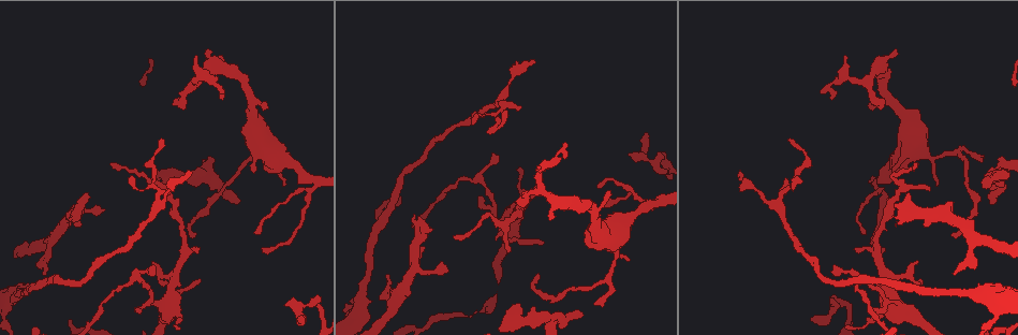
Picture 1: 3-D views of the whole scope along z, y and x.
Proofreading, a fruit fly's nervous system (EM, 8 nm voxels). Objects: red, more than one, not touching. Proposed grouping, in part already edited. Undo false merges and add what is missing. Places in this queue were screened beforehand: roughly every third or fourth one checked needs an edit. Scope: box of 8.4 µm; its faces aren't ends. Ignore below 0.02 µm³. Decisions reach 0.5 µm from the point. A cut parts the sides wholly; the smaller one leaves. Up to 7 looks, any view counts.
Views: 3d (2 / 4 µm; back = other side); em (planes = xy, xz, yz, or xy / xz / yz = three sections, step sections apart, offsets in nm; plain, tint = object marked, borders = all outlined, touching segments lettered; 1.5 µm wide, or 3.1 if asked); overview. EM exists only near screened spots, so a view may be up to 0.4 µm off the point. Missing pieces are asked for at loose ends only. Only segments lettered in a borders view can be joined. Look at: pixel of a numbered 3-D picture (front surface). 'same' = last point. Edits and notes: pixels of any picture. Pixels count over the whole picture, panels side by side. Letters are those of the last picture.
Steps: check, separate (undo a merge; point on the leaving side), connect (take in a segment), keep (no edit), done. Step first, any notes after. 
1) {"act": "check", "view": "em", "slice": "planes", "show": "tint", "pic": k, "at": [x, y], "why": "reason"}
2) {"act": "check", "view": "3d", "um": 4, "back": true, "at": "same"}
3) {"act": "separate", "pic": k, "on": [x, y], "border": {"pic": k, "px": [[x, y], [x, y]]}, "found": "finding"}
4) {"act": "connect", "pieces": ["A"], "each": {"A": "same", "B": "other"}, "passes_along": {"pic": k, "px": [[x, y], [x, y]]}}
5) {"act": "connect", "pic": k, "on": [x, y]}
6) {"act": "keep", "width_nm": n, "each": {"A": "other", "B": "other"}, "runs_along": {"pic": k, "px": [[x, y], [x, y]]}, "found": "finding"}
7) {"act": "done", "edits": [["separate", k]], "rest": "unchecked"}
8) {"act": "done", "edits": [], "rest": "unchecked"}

{"act": "check", "view": "em", "slice": "xy", "step": 4, "show": "tint", "pic": 1, "at": [365, 291]}

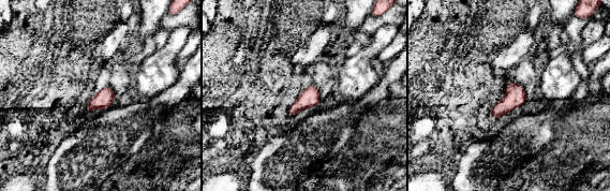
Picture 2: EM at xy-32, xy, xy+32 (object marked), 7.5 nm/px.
{"act": "check", "view": "em", "slice": "planes", "show": "borders", "at": "same", "why": "another direction"}

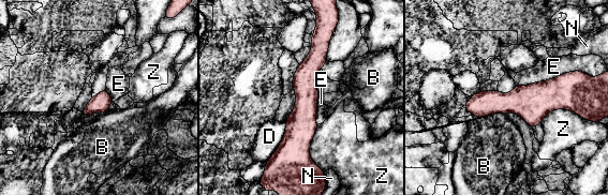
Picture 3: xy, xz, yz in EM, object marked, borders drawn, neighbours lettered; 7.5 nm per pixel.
{"act": "keep", "longest_contact_nm": ["E", 460], "each": {"B": "other", "D": "other", "E": "other", "N": "other", "Z": "other"}, "found": "one neuron here"}

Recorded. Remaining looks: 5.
{"act": "check", "view": "em", "slice": "yz", "step": 4, "show": "borders", "pic": 1, "at": [102, 211]}

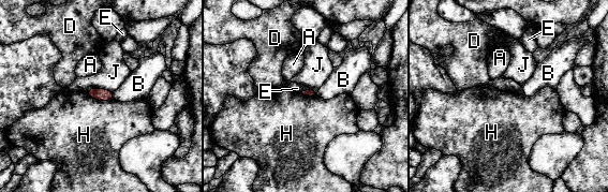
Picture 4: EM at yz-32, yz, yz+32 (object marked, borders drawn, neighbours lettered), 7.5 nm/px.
{"act": "keep", "longest_contact_nm": ["H", 220], "each": {"A": "other", "B": "other", "D": "other", "E": "other", "H": "other", "J": "other"}, "border": {"pic": 4, "px": [[86, 91], [99, 100], [113, 99]]}, "found": "no lettered segment goes on from it"}

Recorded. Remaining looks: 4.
{"act": "check", "view": "3d", "um": 2, "pic": 1, "at": [810, 319], "why": "free end"}

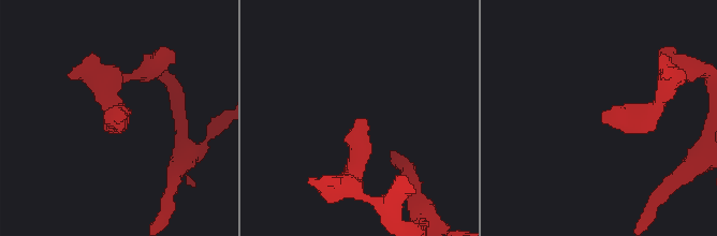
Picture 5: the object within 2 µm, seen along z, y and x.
{"act": "check", "view": "em", "slice": "planes", "show": "borders", "pic": 5, "at": [366, 120], "why": "shape alone is not enough"}

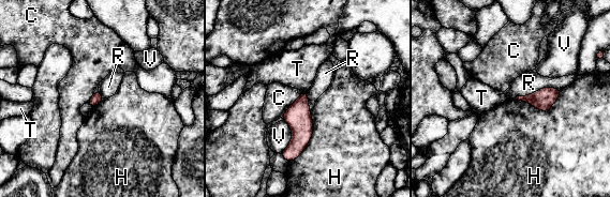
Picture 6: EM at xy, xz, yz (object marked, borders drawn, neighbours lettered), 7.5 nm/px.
{"act": "keep", "each": {"C": "other", "H": "other", "R": "other", "T": "other", "V": "other"}, "found": "no lettered segment goes on from it"}

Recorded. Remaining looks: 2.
{"act": "done", "edits": [], "rest": "unchecked"}

